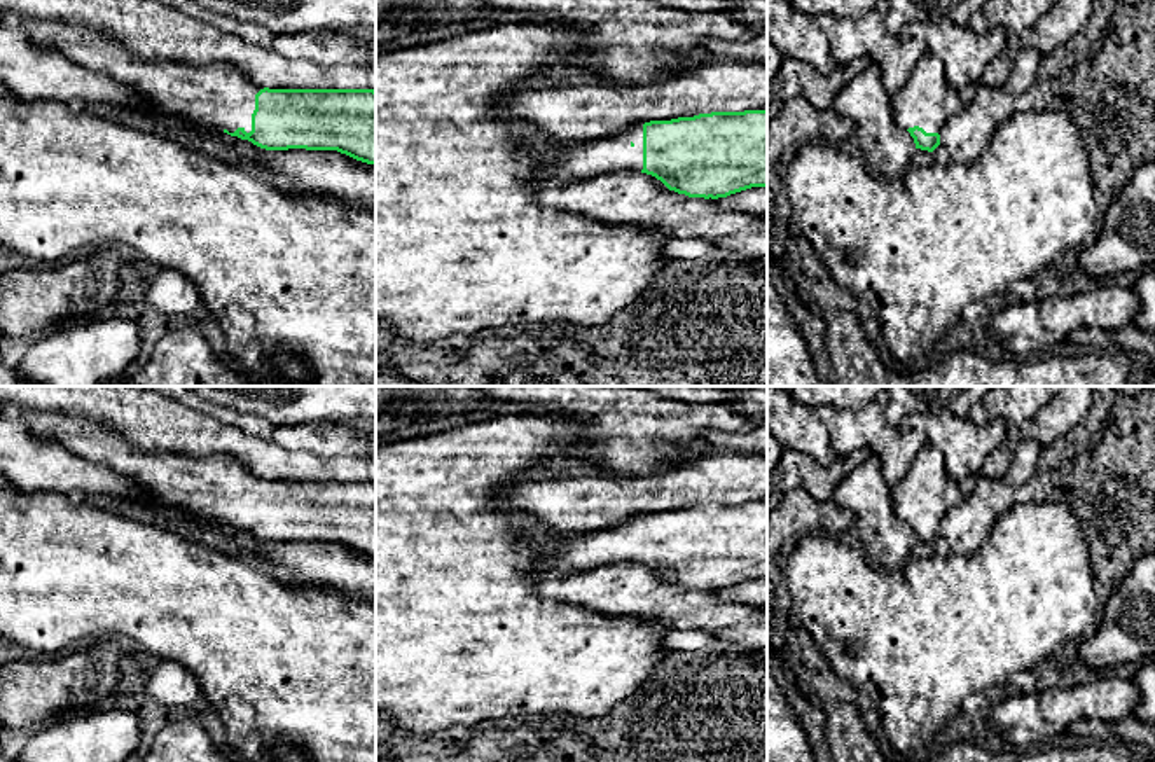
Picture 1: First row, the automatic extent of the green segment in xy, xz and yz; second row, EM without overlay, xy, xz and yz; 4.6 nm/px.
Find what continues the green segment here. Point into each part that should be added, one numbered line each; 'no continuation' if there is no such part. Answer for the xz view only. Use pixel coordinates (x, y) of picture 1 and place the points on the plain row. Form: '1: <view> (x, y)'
1: xz (587, 551)

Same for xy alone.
1: xy (221, 488)

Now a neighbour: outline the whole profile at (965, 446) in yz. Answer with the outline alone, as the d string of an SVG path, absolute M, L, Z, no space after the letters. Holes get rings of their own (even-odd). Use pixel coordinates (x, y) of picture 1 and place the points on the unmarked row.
M951 411L912 412L902 419L902 426L924 433L926 442L944 454L945 472L956 482L977 477L987 454L1005 442L1008 430L1001 419L979 426Z

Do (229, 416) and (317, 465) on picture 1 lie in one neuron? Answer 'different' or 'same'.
different

